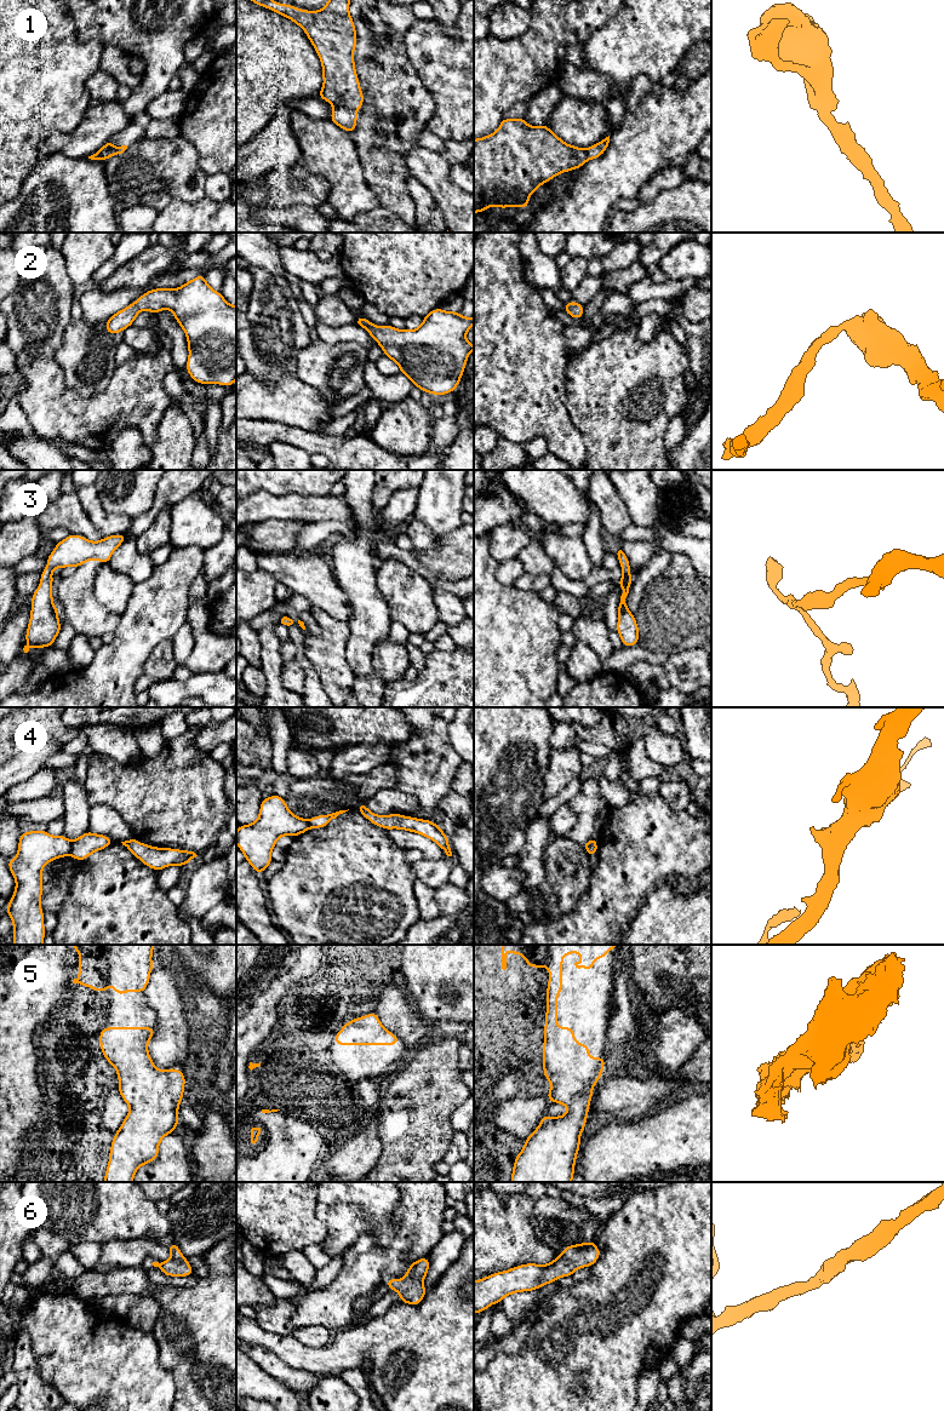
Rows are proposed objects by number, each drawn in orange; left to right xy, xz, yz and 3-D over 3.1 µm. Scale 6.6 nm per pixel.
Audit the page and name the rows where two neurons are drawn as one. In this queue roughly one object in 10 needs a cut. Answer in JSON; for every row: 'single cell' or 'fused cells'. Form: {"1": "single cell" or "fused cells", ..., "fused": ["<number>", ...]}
{"1": "single cell", "2": "single cell", "3": "single cell", "4": "fused cells", "5": "single cell", "6": "single cell", "fused": ["4"]}

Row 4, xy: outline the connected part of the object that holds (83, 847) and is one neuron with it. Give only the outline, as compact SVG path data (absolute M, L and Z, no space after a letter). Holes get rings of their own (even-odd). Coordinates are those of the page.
M87 831L71 842L70 855L78 861L84 861L91 854L99 851L113 843L114 841L108 836Z

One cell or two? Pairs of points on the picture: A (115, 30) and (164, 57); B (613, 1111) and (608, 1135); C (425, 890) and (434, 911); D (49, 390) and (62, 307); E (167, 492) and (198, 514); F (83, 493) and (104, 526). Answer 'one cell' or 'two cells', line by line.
A: one cell
B: two cells
C: one cell
D: two cells
E: two cells
F: one cell

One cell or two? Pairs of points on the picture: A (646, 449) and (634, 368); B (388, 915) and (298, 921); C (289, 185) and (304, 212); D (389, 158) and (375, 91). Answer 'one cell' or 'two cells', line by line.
A: one cell
B: one cell
C: two cells
D: one cell

